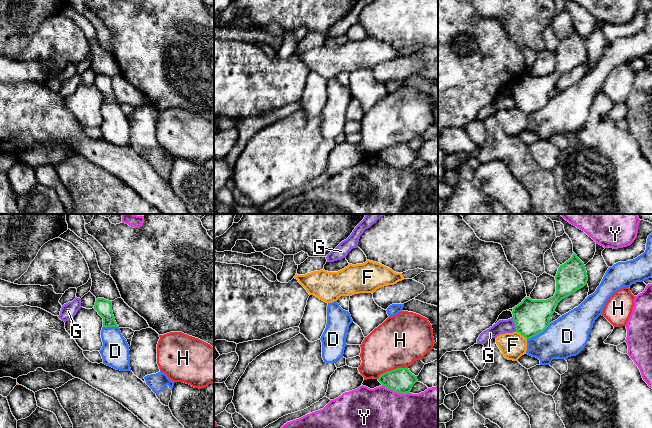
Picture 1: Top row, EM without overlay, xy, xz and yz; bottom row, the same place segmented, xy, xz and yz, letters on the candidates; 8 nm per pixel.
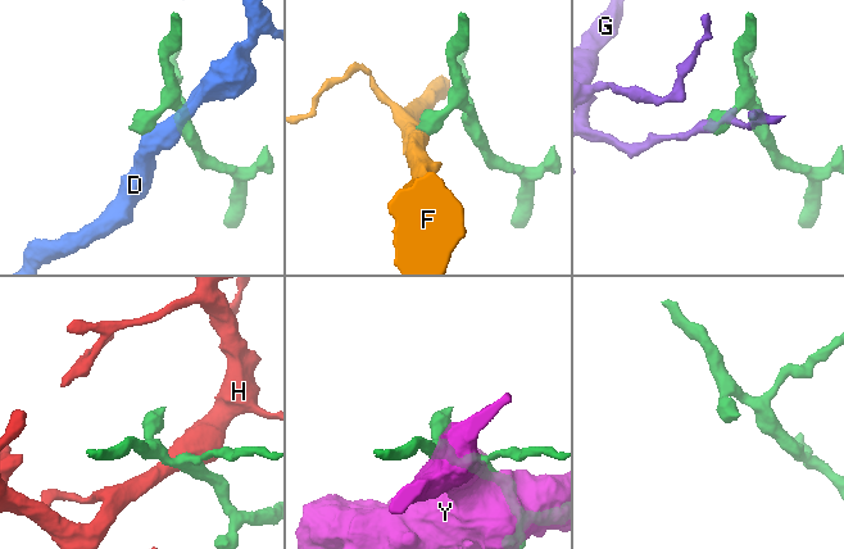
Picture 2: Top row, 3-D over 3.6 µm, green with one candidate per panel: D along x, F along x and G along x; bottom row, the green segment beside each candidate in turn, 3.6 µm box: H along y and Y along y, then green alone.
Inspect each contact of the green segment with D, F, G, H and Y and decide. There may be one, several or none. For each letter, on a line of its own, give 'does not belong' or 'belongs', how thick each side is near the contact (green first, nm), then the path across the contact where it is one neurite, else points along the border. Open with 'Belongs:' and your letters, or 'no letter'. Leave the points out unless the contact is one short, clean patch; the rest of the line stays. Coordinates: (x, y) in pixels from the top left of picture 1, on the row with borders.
Belongs: no letter
D: does not belong | 280/320 nm | along yz (550, 323), (541, 332), (527, 339)
F: does not belong | 280/200 nm | along yz (516, 331), (526, 339)
G: does not belong | 280/110 nm | along yz (512, 317), (516, 331)
H: does not belong | 200/400 nm
Y: does not belong | 200/320 nm

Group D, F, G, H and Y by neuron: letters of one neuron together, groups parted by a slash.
D / F / G / H / Y

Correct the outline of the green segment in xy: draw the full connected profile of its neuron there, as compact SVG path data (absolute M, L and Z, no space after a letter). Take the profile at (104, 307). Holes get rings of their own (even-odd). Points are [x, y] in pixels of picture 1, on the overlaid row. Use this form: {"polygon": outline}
{"polygon": "M97 298L94 309L103 318L103 327L119 327L113 315L112 301L104 298Z"}

